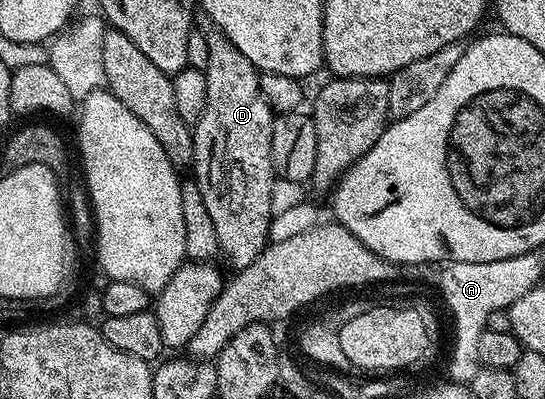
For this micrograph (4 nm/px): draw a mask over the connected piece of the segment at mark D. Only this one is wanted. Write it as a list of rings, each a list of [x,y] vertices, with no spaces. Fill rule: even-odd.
[[[215,26],[209,27],[206,31],[206,46],[210,49],[203,69],[206,74],[206,110],[202,110],[202,118],[194,125],[194,158],[191,167],[196,168],[194,179],[202,190],[206,210],[214,221],[223,259],[228,259],[233,264],[233,269],[239,270],[250,266],[250,262],[254,262],[254,258],[258,258],[258,254],[262,254],[262,250],[270,243],[268,231],[274,215],[270,206],[270,194],[274,190],[274,182],[278,179],[272,169],[270,154],[274,113],[266,98],[262,98],[260,72],[250,62],[250,58],[246,58],[242,50],[238,50],[238,46],[230,42],[230,38],[226,38],[224,32]]]

